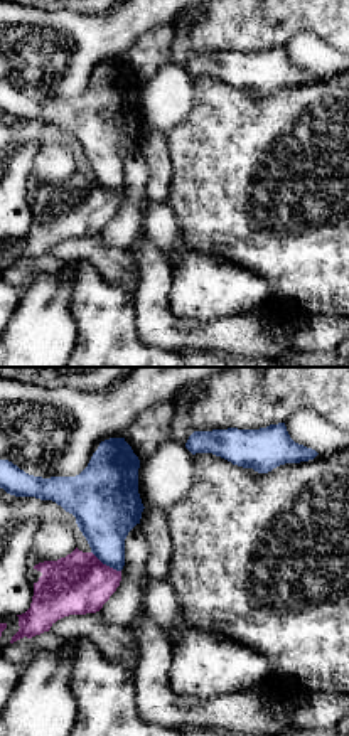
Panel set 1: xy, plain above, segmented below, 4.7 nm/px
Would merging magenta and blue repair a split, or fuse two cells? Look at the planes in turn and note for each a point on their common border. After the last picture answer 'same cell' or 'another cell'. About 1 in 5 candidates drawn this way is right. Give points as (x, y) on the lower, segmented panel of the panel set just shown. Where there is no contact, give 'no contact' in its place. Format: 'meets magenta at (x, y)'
meets magenta at (105, 565)

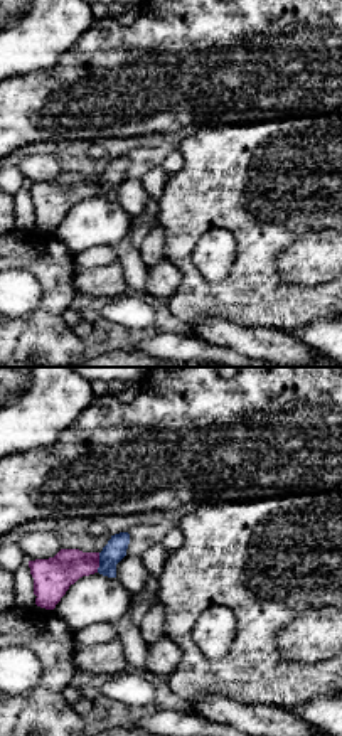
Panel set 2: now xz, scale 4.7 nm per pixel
meets magenta at (98, 563)

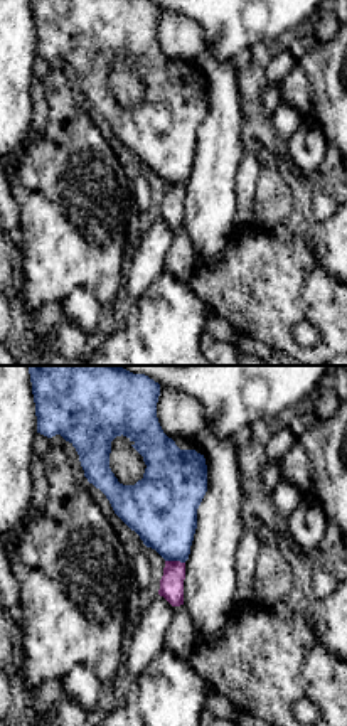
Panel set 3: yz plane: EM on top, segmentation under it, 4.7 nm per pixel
meets magenta at (176, 561)

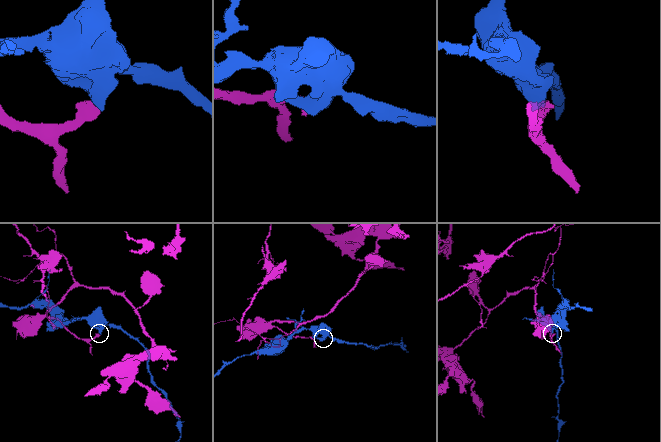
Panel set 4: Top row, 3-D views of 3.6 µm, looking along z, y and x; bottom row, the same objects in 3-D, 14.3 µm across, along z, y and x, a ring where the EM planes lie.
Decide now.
another cell

